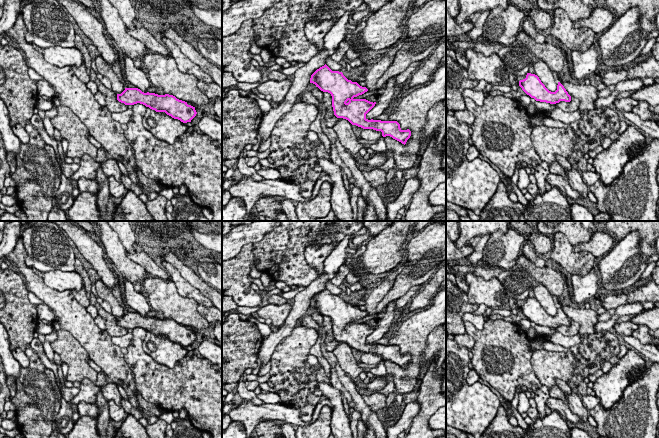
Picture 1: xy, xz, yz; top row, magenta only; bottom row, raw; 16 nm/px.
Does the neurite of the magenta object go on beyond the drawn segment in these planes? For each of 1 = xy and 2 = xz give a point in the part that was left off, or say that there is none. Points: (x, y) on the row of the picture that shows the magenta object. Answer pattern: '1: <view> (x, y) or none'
1: none
2: none

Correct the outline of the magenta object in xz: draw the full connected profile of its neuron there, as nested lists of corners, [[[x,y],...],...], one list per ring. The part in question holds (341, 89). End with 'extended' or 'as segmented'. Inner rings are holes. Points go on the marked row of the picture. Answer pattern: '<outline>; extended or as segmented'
[[[325,64],[311,75],[310,83],[315,84],[321,91],[331,94],[332,107],[337,118],[346,119],[352,125],[363,129],[381,131],[383,137],[390,136],[404,145],[410,138],[411,131],[402,130],[397,121],[368,120],[366,114],[376,102],[357,99],[357,96],[364,94],[368,89],[348,80],[342,72],[332,71]]]; as segmented

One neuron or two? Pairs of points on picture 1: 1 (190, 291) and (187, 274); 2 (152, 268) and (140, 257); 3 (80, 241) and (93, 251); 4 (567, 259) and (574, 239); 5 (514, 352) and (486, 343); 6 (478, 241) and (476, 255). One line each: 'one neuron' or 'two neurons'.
1: two neurons
2: one neuron
3: one neuron
4: two neurons
5: one neuron
6: one neuron

